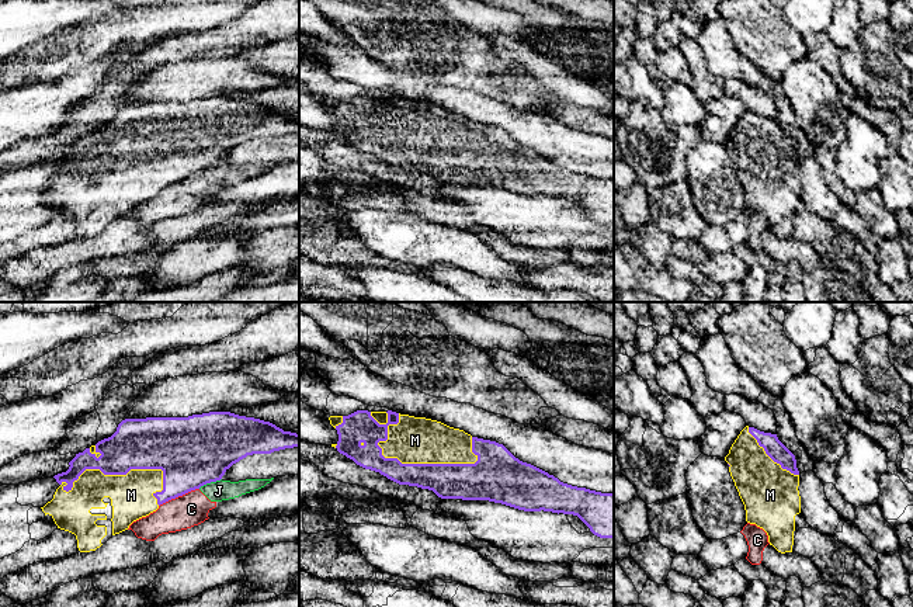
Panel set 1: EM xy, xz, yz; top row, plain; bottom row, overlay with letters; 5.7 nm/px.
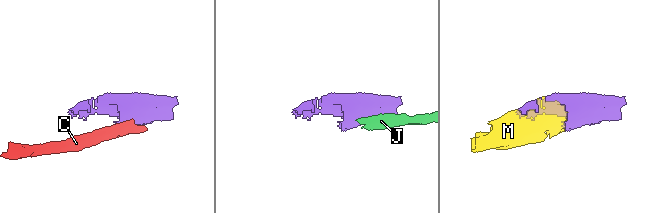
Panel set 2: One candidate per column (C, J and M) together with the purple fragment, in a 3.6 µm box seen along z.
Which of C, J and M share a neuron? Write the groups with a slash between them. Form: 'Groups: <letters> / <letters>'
Groups: C J / M

